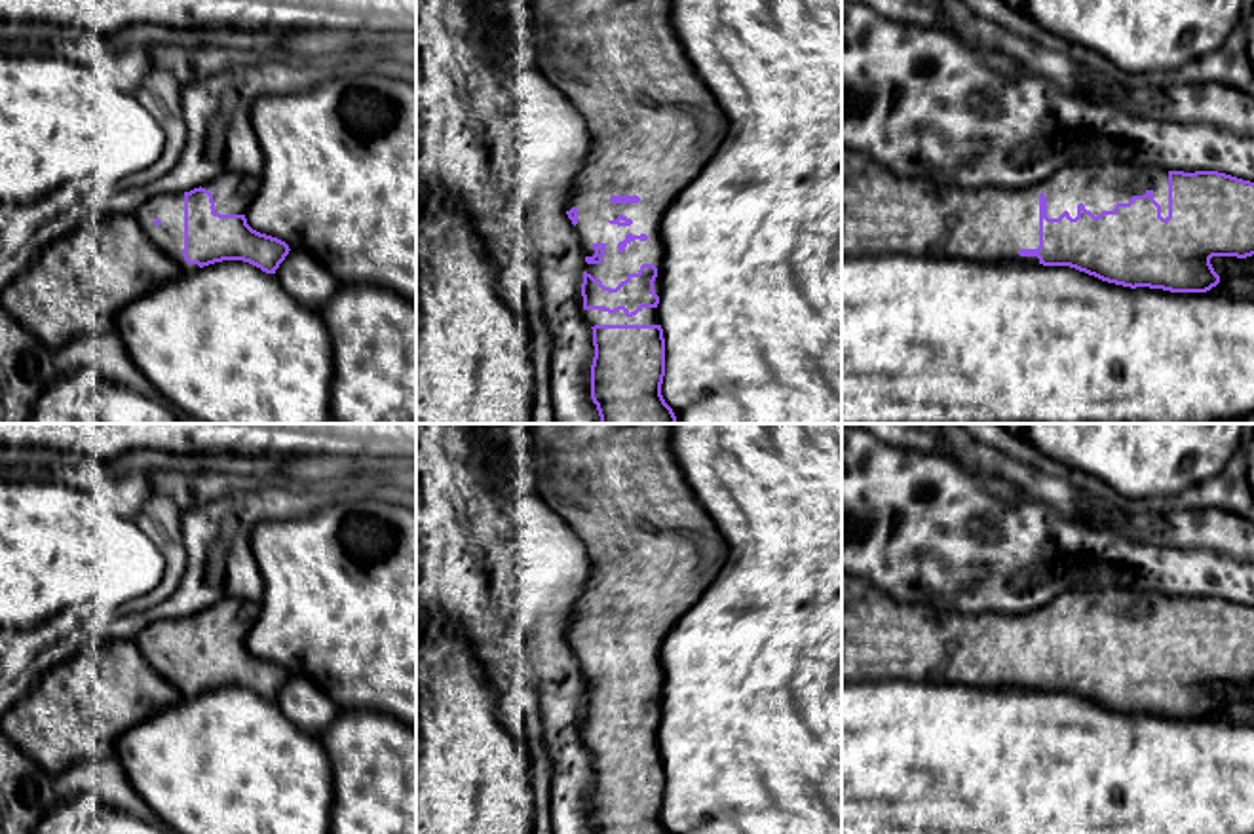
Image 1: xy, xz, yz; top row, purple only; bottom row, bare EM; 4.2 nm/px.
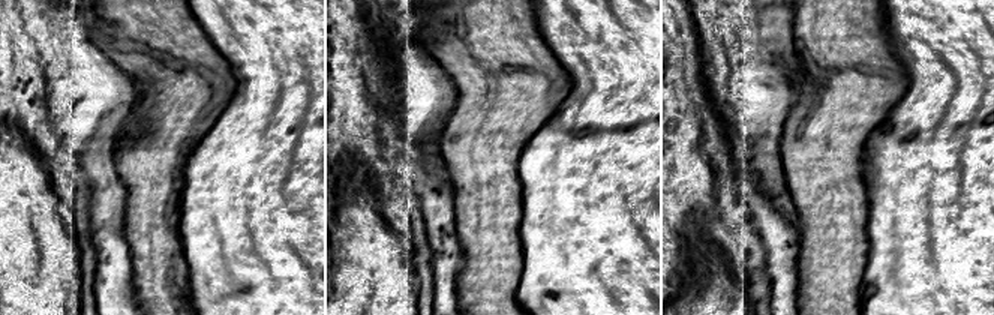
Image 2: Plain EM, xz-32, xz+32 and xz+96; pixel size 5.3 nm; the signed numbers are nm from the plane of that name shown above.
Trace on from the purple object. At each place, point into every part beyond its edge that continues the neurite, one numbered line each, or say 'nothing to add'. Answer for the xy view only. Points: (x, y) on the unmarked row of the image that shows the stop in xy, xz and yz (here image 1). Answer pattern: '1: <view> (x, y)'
1: xy (170, 633)

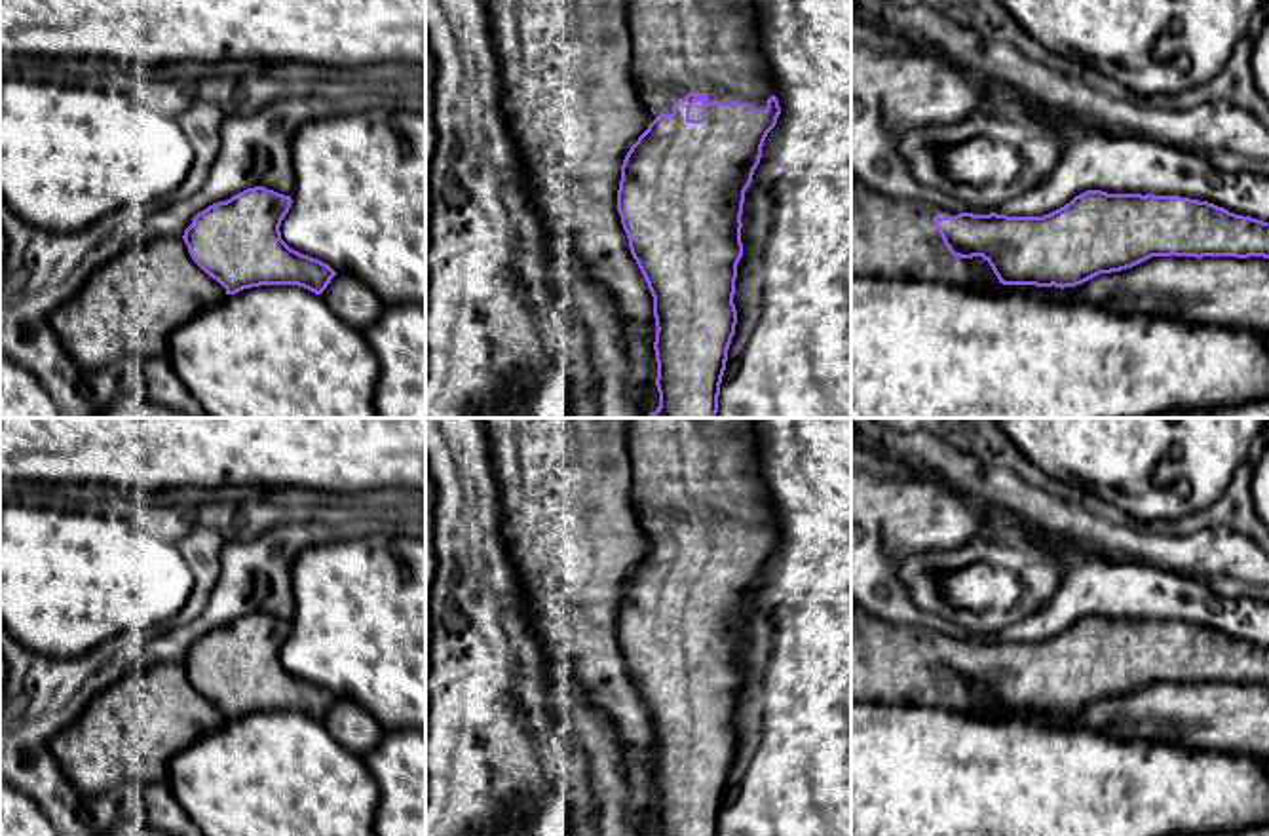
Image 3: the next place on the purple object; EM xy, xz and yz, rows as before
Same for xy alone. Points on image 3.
nothing to add

